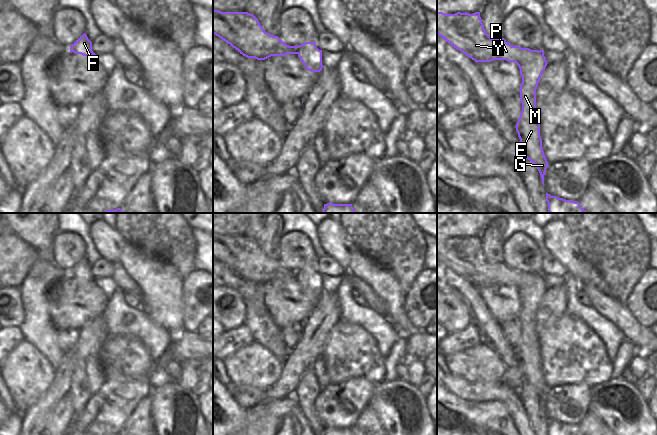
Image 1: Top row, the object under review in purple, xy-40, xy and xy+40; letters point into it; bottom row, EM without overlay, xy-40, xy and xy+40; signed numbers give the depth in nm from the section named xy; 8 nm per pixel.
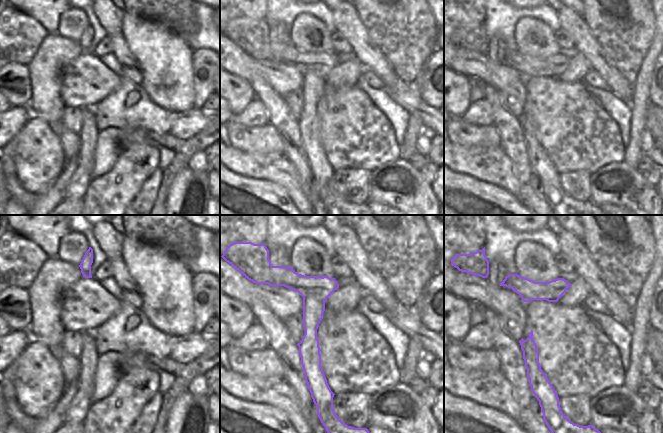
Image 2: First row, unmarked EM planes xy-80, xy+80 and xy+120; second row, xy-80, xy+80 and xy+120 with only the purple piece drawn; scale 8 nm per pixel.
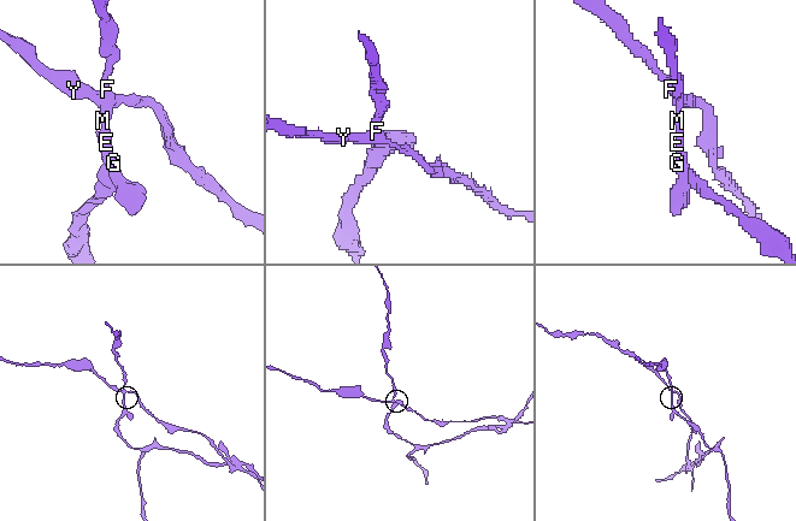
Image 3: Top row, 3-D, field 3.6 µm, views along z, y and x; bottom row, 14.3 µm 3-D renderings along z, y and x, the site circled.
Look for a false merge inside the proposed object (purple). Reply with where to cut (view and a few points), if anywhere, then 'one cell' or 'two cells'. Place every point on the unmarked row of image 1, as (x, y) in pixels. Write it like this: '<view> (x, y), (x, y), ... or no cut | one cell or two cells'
xy+40 (506, 284), (529, 285), (541, 292), (546, 289) | two cells

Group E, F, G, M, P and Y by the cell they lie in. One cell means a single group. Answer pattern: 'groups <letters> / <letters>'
groups E F G M / P Y

